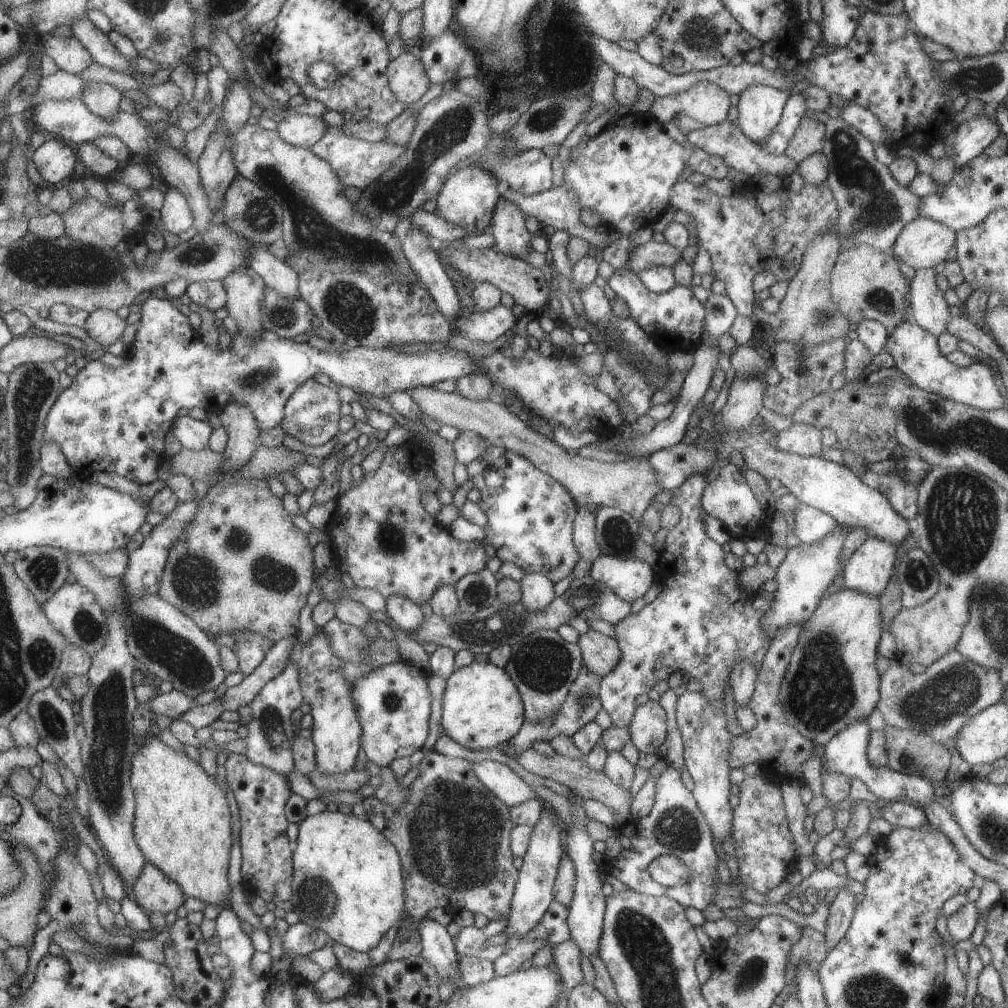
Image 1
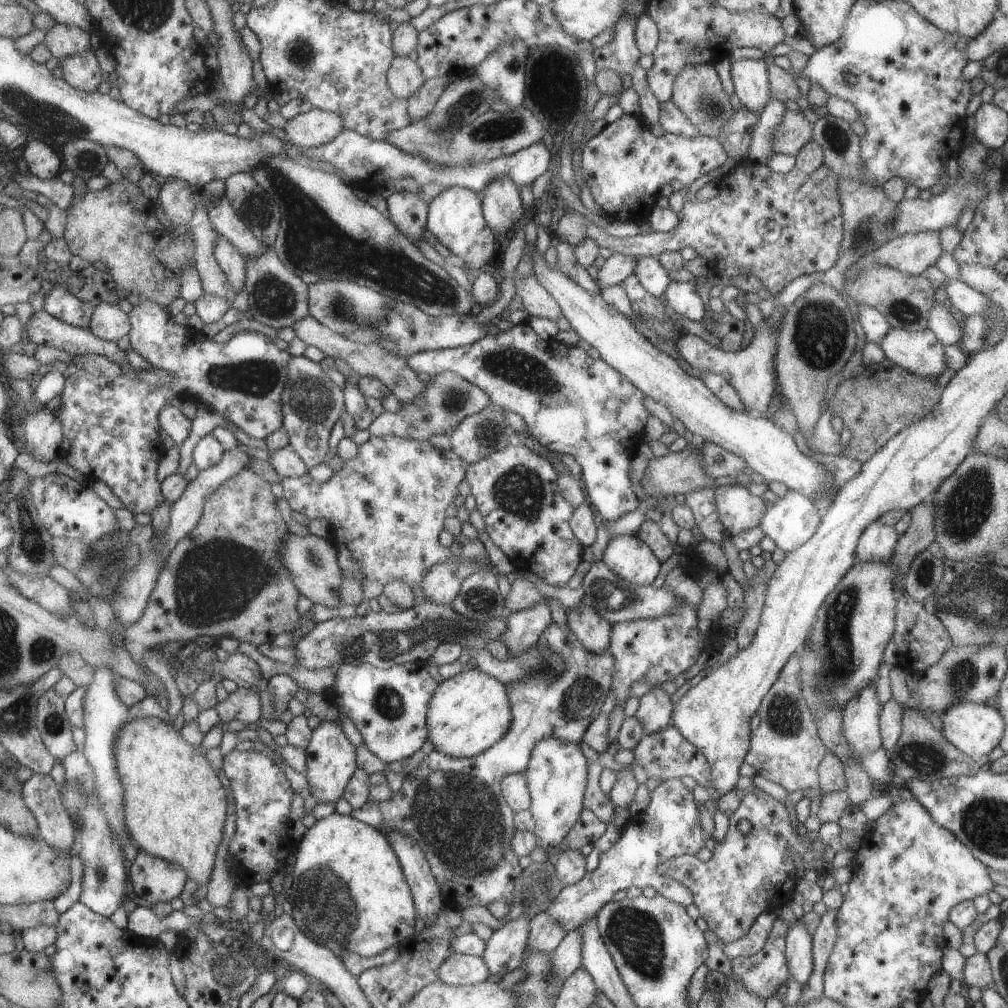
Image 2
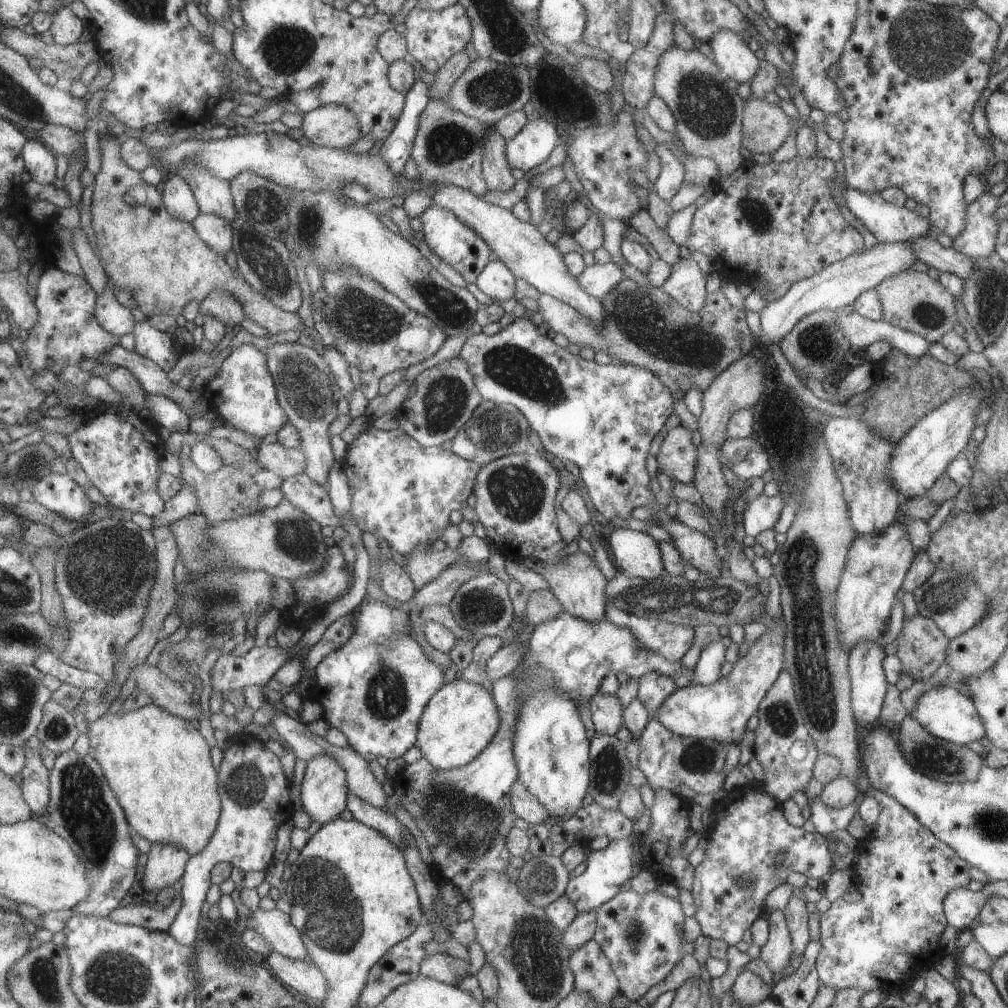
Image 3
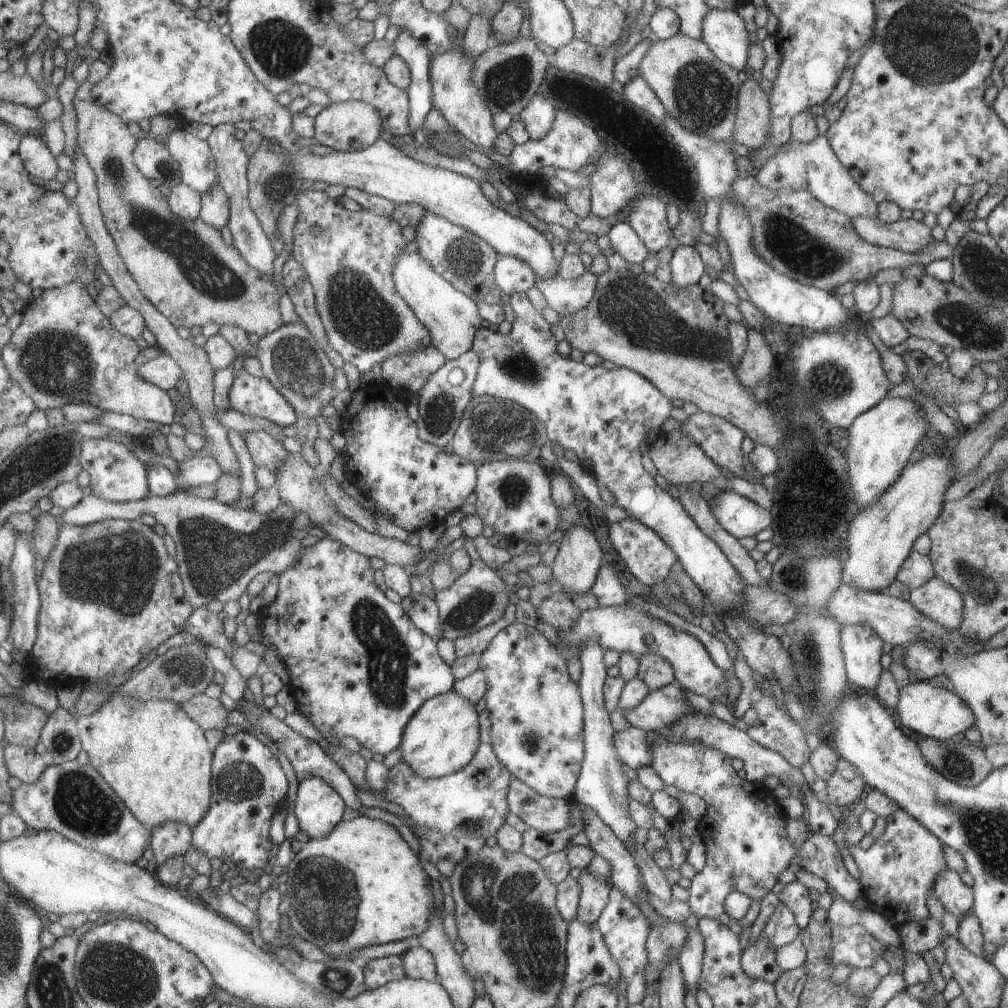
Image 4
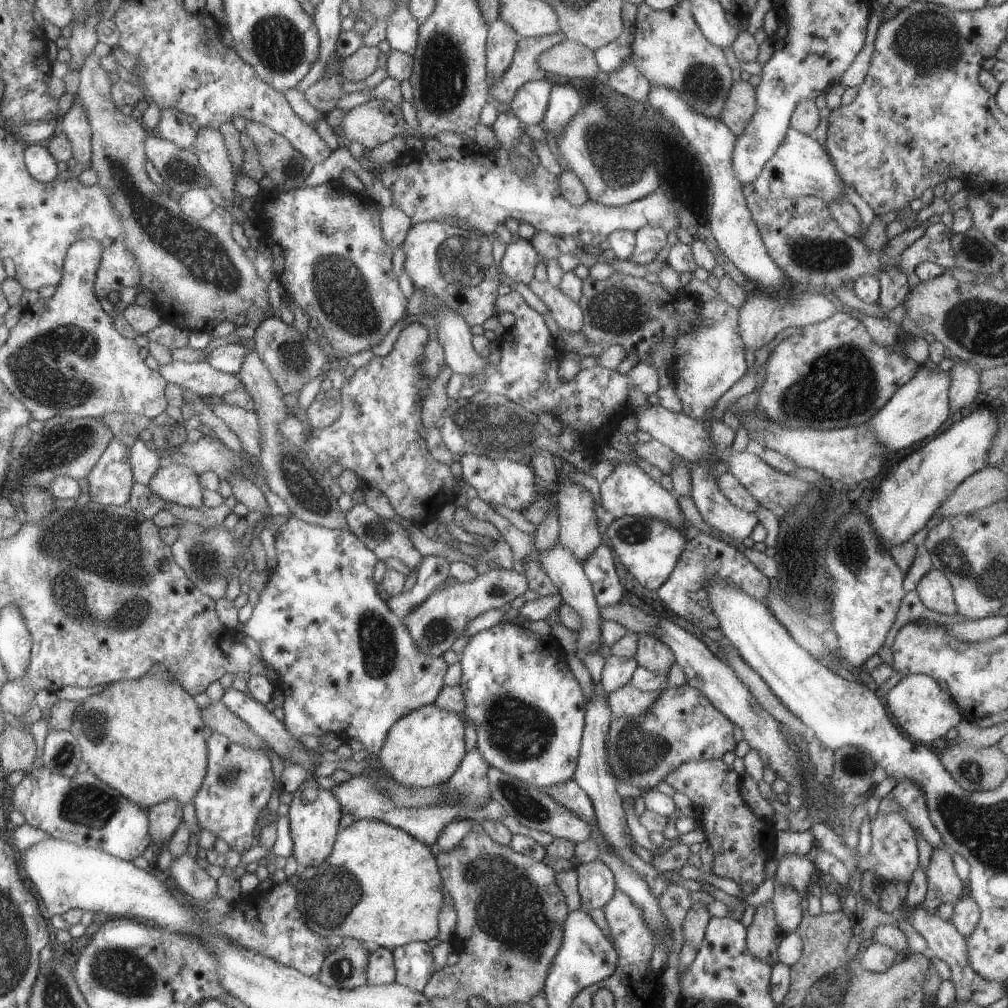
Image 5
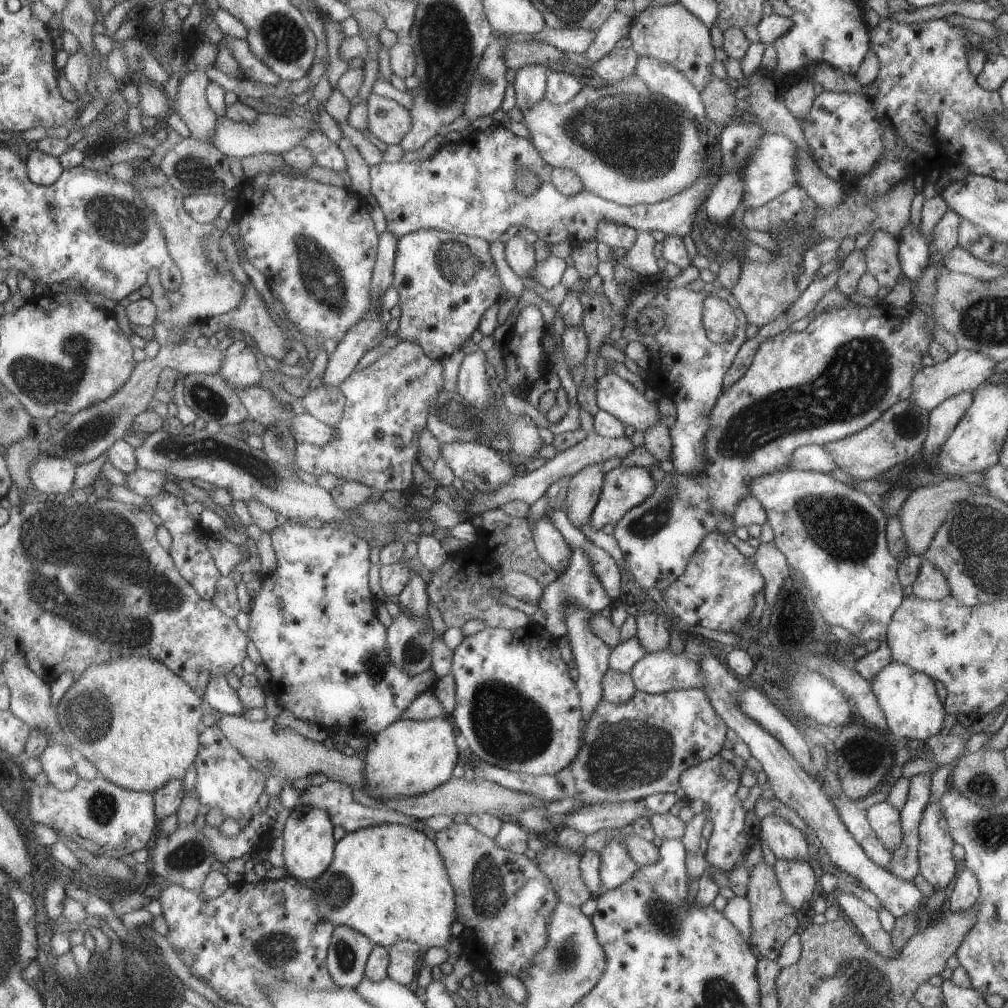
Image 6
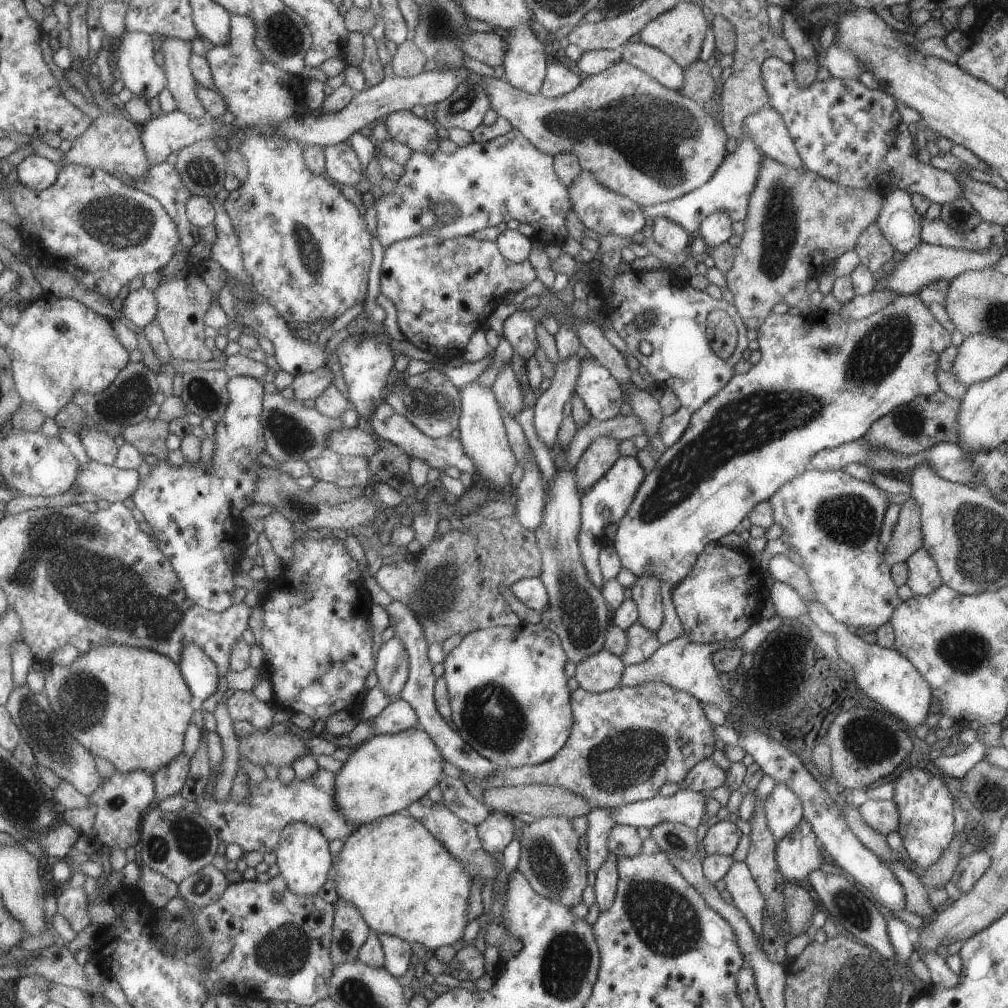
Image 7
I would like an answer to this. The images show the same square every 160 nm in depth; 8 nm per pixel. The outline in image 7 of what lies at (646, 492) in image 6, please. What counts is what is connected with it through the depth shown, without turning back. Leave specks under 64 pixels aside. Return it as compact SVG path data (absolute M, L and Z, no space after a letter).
M619 455L611 468L588 489L580 492L580 527L578 530L578 549L588 579L600 590L602 576L598 565L598 554L608 541L603 534L603 527L612 522L618 523L627 512L636 490L644 479L645 472L635 457Z

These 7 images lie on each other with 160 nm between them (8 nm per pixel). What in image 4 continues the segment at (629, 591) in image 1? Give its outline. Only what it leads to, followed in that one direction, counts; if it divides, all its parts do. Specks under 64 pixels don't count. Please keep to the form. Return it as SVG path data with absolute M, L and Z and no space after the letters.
M627 517L608 524L608 538L629 572L641 584L649 588L655 588L663 584L673 572L673 568L678 564L675 553L665 544L665 541L661 540L654 530L647 528L637 519Z

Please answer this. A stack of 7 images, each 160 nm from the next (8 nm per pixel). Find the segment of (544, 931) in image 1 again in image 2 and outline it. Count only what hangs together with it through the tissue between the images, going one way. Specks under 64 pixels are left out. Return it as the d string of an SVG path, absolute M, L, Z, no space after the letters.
M679 779L659 782L651 792L651 801L645 810L629 818L622 828L619 839L607 852L599 854L599 863L593 872L587 872L579 882L564 886L547 906L547 918L563 926L565 934L577 929L587 918L596 914L603 904L611 901L616 891L631 887L652 888L656 895L663 896L680 906L692 904L691 892L684 890L678 882L659 874L655 868L659 862L680 855L694 855L708 846L709 838L699 823L699 809L693 800L691 790L687 790Z

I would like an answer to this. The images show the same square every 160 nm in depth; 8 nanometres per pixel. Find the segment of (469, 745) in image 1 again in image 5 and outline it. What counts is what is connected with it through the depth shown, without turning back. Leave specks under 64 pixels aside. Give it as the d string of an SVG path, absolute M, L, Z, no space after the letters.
M425 705L396 720L387 730L376 754L381 769L394 781L409 788L429 788L443 785L460 765L466 753L463 745L463 717Z

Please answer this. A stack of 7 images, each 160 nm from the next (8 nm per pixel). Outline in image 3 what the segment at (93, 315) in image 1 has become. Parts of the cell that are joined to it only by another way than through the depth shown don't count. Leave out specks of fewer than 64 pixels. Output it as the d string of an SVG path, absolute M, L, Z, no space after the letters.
M106 286L101 294L96 295L93 314L99 326L116 337L131 333L136 323L131 309L114 297L112 286Z

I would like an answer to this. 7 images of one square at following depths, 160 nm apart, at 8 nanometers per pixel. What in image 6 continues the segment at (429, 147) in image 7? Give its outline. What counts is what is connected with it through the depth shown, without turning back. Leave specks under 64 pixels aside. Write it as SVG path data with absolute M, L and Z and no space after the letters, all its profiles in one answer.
M375 93L366 99L370 136L382 147L399 144L411 128L410 112L396 101Z

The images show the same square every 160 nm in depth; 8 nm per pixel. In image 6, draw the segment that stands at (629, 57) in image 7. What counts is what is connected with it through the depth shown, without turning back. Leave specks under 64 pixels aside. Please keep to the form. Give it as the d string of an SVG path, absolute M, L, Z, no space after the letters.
M637 55L634 73L652 93L668 98L681 110L690 112L702 129L711 124L706 118L700 92L678 70L653 57Z

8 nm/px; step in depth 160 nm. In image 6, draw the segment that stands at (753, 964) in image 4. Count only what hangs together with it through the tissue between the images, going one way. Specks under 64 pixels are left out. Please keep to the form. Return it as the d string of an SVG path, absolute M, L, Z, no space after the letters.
M763 857L758 860L757 864L754 864L748 873L745 898L750 904L750 925L752 928L750 943L761 958L775 961L789 935L797 932L799 922L797 922L796 912L792 906L784 901L773 867L765 864Z

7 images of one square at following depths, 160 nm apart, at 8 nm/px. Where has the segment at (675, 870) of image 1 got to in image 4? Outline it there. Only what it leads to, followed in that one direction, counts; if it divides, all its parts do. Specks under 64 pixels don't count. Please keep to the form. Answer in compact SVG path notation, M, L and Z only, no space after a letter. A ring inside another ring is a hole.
M660 738L659 745L652 745L650 764L664 784L671 784L678 791L697 794L706 804L704 815L697 825L697 832L706 848L706 857L702 870L690 880L690 895L686 900L690 912L697 918L715 919L739 937L740 932L755 920L759 900L770 892L777 875L789 868L792 862L825 880L828 890L849 904L865 898L861 882L845 871L830 833L820 835L808 831L801 848L794 848L785 835L786 816L771 790L760 782L750 783L747 778L739 778L730 759L726 754L701 743L674 744ZM735 891L748 896L751 904L747 914L731 920L723 910L723 899Z

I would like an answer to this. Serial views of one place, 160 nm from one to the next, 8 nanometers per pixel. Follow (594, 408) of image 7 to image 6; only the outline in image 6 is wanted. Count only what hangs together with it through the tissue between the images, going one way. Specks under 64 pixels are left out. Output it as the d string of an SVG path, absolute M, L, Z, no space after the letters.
M607 371L596 379L594 387L598 410L608 412L624 426L629 424L634 430L644 432L659 419L657 404L646 401L641 393L616 373Z

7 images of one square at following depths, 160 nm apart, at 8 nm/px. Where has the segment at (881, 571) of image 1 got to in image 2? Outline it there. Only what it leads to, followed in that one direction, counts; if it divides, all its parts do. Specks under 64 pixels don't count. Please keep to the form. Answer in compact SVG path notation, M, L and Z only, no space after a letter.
M879 519L874 520L857 540L855 561L889 560L891 562L897 540L898 535L893 527L883 526Z

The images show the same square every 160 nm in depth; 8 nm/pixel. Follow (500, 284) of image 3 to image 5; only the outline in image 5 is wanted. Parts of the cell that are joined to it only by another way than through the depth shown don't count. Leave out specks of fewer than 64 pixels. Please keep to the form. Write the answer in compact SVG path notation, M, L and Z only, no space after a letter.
M518 239L505 247L500 268L508 279L527 284L533 279L533 270L539 258L530 241Z

